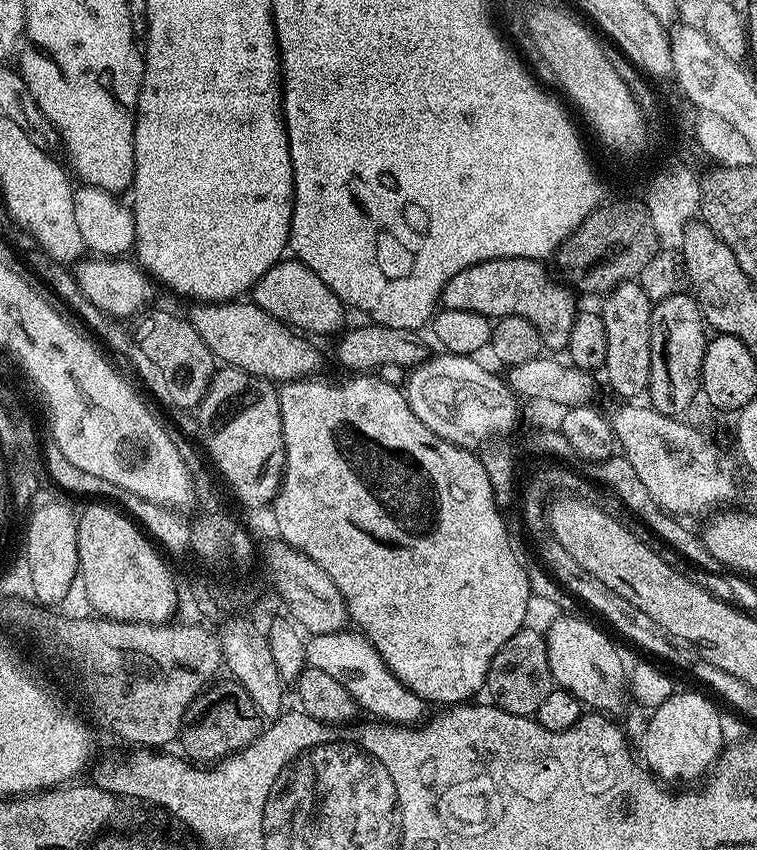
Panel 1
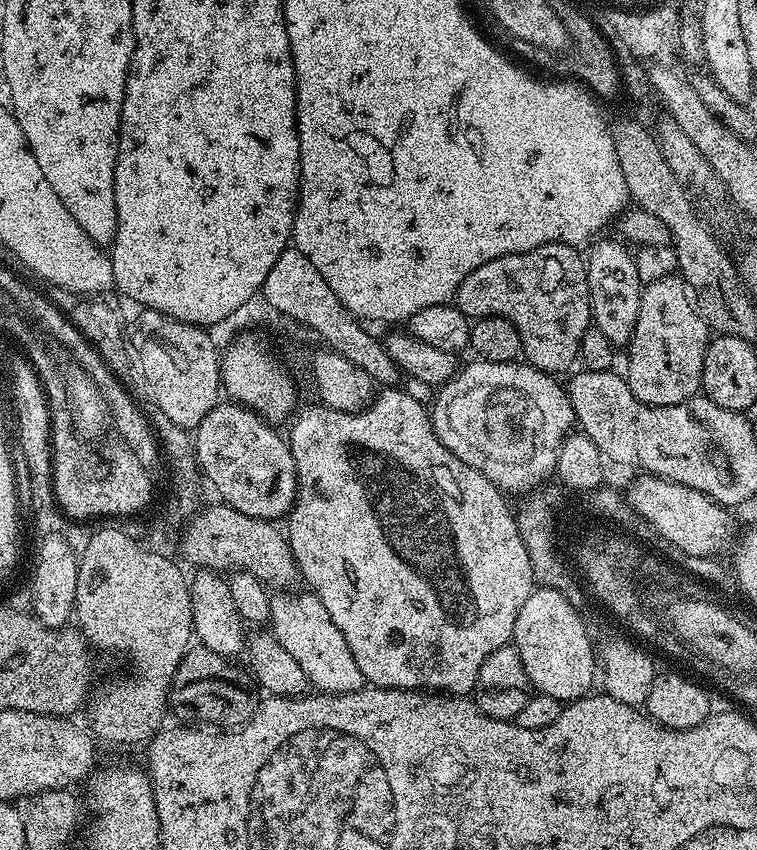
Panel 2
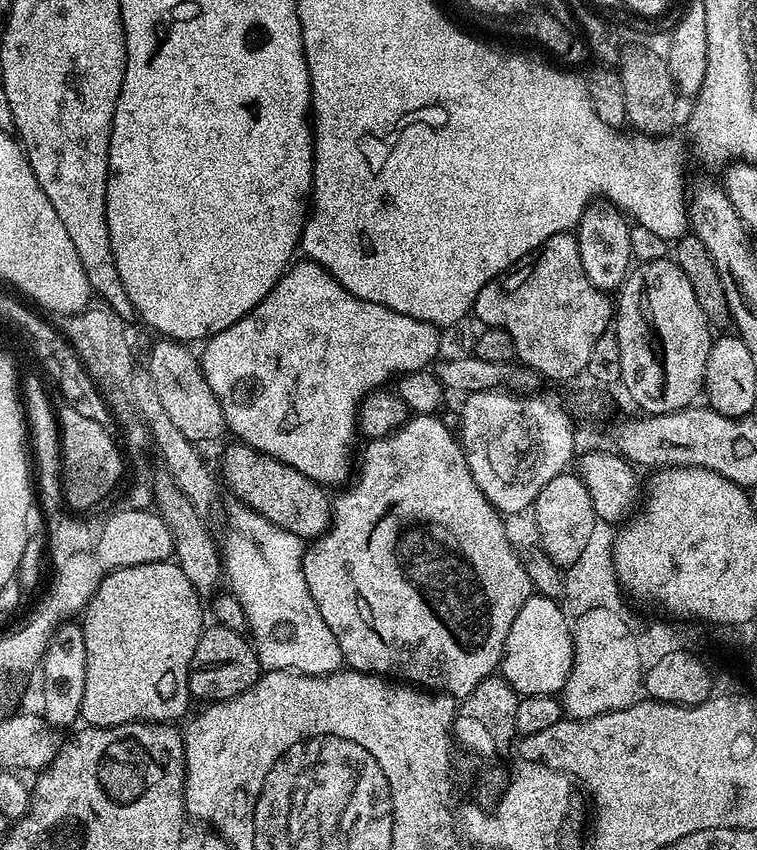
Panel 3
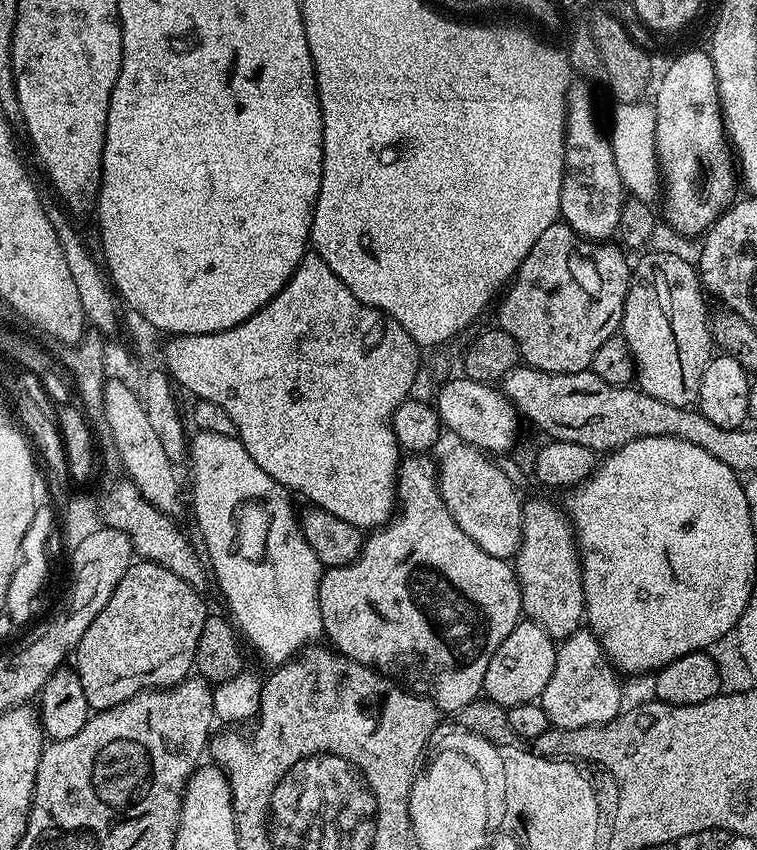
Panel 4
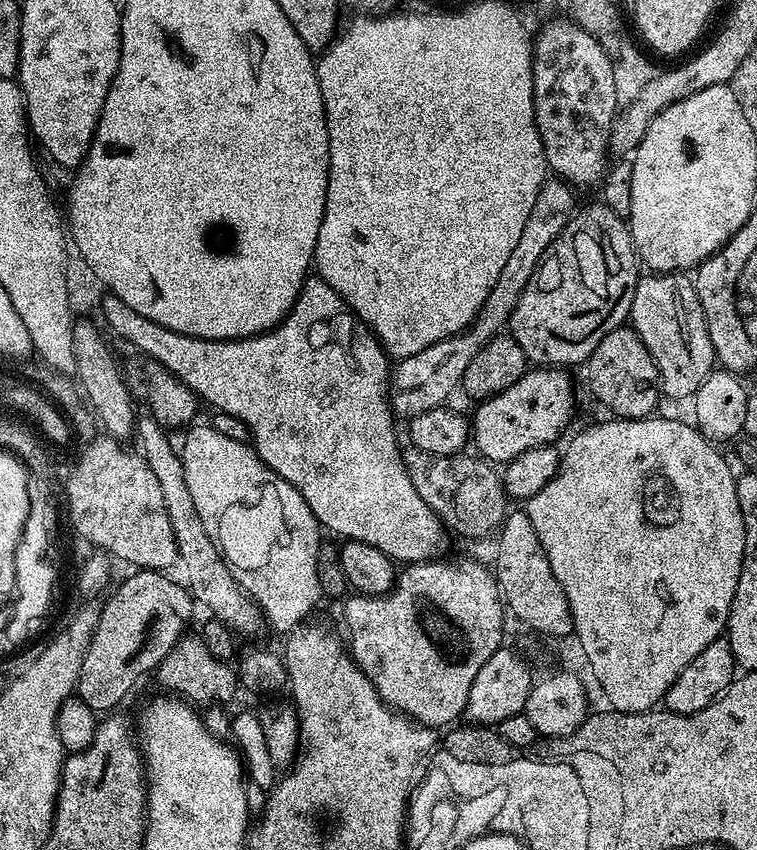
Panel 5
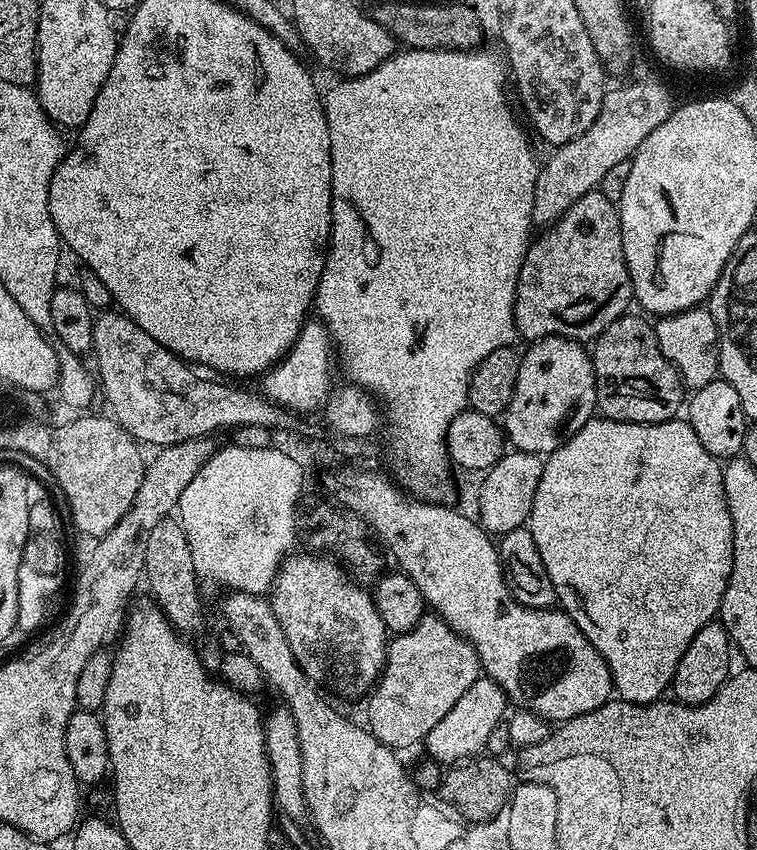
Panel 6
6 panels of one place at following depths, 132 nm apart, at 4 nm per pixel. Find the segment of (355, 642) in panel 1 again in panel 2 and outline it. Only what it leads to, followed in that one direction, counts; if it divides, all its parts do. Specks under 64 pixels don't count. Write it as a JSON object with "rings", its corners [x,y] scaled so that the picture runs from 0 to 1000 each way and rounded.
{"rings":[[[365,699],[358,702],[357,713],[357,742],[365,753],[399,784],[399,793],[404,793],[408,806],[419,815],[443,816],[446,814],[472,814],[482,808],[483,801],[478,788],[473,786],[473,779],[468,779],[468,769],[462,769],[462,760],[457,760],[457,751],[452,751],[452,741],[436,732],[436,722],[431,722],[431,713],[419,701],[403,699],[403,701],[375,701],[380,699]]]}

